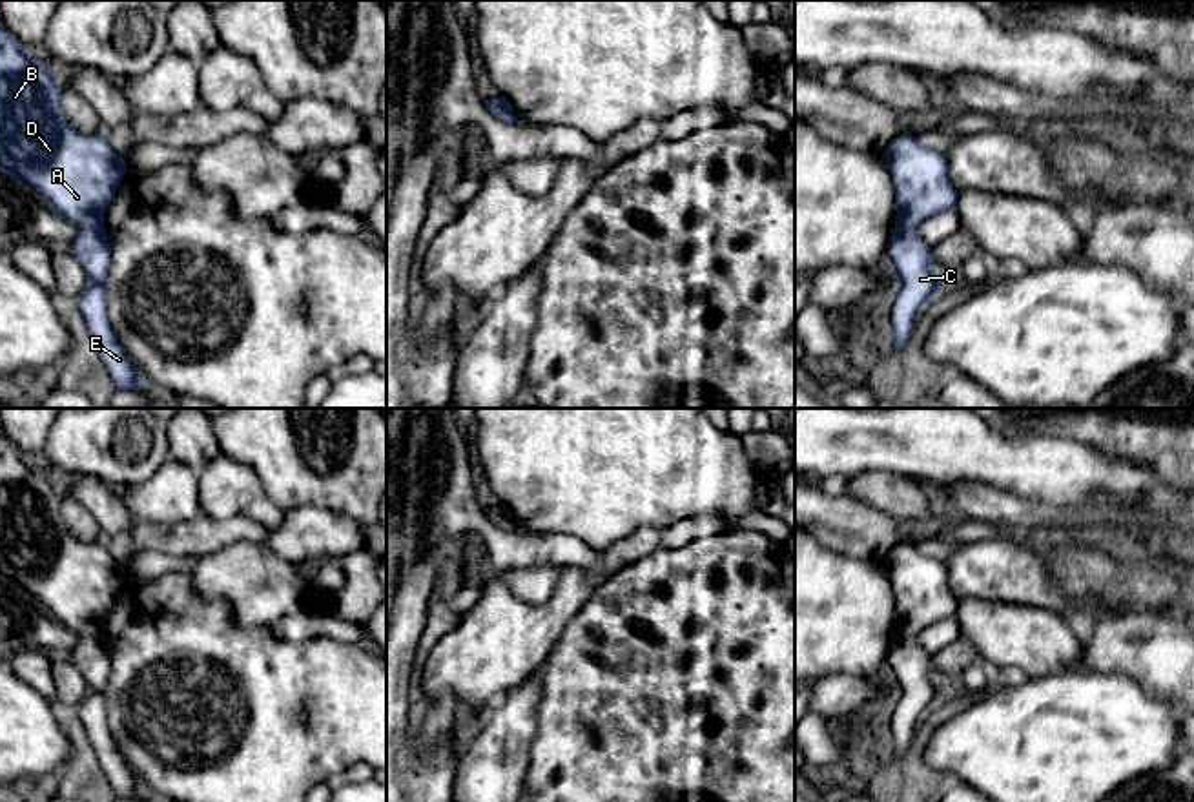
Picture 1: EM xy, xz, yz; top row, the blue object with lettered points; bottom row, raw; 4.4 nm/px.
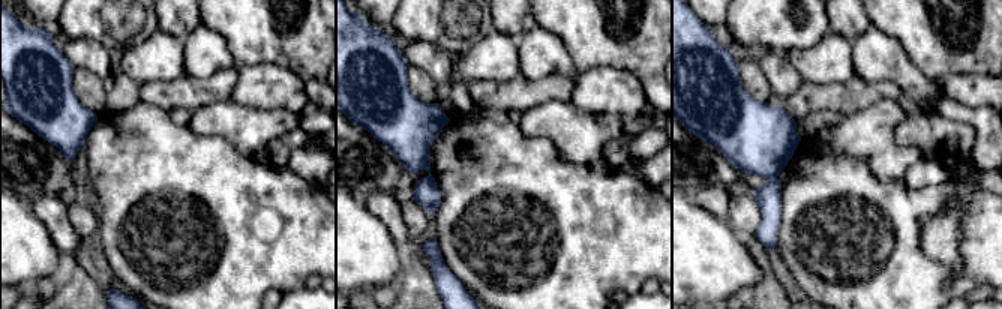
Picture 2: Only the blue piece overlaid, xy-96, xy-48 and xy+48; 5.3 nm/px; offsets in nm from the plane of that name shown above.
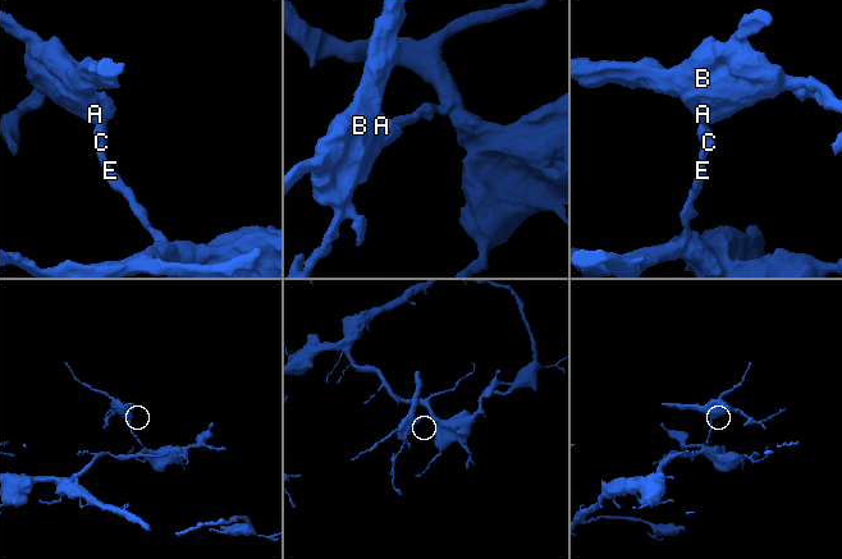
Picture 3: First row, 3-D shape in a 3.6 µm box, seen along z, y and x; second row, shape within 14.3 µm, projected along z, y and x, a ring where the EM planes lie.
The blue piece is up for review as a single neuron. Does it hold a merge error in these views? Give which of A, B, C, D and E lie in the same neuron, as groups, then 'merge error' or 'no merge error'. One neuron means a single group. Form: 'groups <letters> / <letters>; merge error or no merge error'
groups A B D / C E; merge error

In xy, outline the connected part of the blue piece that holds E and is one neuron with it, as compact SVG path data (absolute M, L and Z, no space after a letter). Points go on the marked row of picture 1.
M80 228L78 237L73 241L69 252L84 266L89 277L89 284L77 297L77 303L95 339L102 363L111 374L117 388L140 388L144 379L113 335L109 319L106 315L104 277L108 275L111 262L111 248L106 230Z

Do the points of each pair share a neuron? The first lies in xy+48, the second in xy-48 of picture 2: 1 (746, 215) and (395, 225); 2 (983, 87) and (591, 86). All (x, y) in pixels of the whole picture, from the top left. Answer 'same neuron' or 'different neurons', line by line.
1: different neurons
2: same neuron

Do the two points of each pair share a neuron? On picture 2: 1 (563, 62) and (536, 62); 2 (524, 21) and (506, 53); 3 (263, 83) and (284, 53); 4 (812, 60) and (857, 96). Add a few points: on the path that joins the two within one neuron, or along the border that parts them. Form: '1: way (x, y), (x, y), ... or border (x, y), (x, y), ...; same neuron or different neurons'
1: way (557, 62), (542, 62); same neuron
2: border (494, 29), (507, 33), (516, 41); different neurons
3: border (240, 66), (275, 63), (290, 69), (305, 84); different neurons
4: border (855, 75), (846, 81), (834, 83), (804, 81); different neurons

